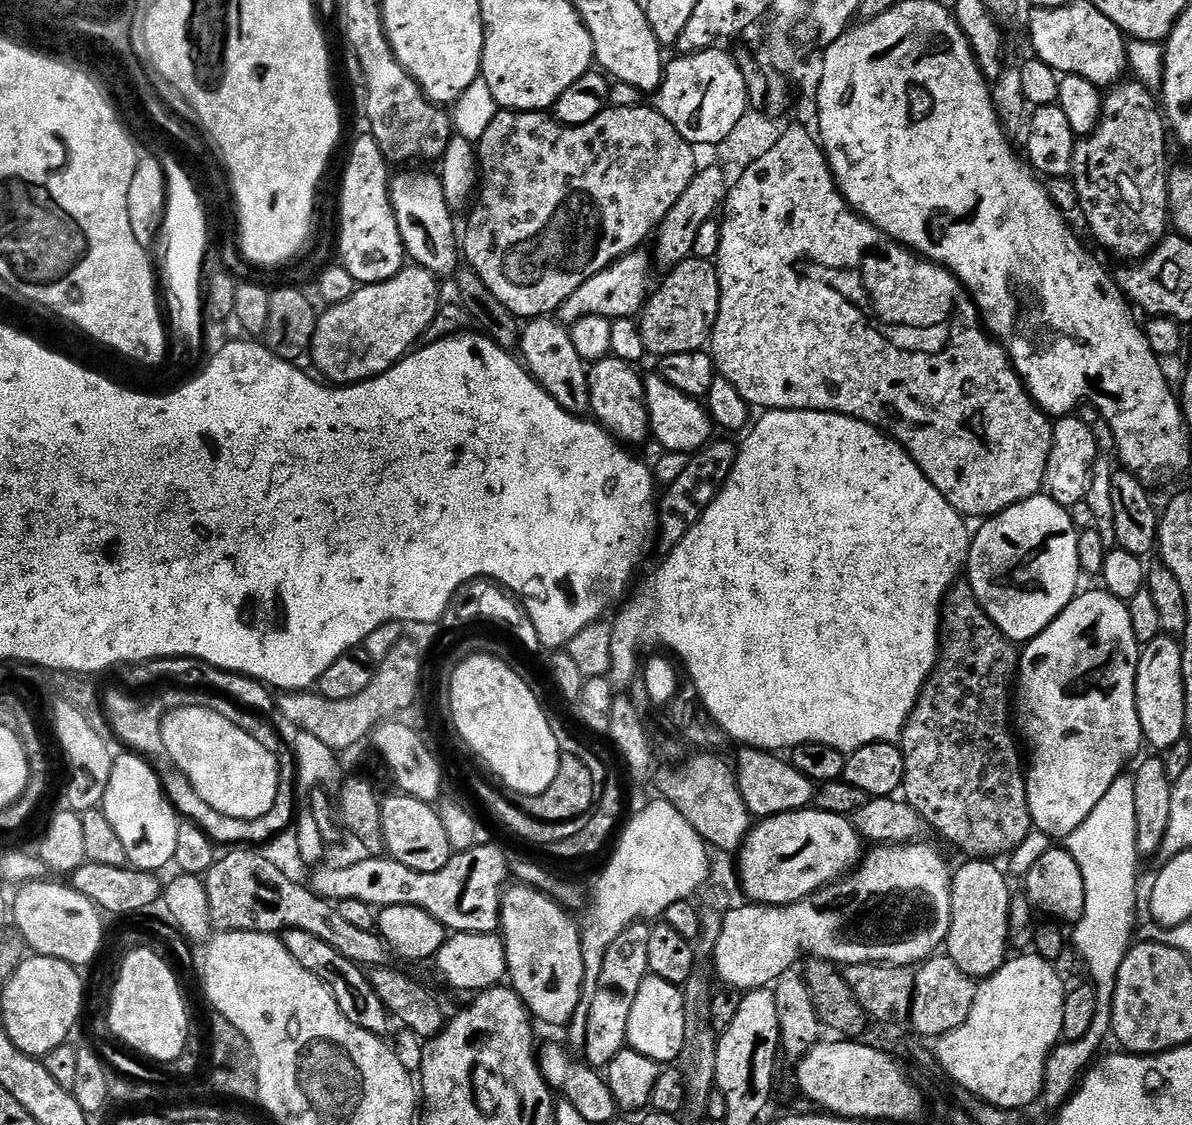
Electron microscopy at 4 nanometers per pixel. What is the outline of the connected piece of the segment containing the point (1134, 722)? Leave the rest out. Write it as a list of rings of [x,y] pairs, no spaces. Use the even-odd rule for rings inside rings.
[[[1103,590],[1081,591],[1068,603],[1064,612],[1058,614],[1058,618],[1054,622],[1050,622],[1050,626],[1046,626],[1046,630],[1042,630],[1042,634],[1038,634],[1033,640],[1029,640],[1023,645],[1018,656],[1018,683],[1014,688],[1014,724],[1018,729],[1019,739],[1023,743],[1024,740],[1028,743],[1028,752],[1032,755],[1032,765],[1029,763],[1026,768],[1026,779],[1028,781],[1028,805],[1037,833],[1045,832],[1048,836],[1060,836],[1060,838],[1067,838],[1070,834],[1074,834],[1074,830],[1078,830],[1078,826],[1082,826],[1082,822],[1086,822],[1086,818],[1090,818],[1094,806],[1098,806],[1098,802],[1102,802],[1102,798],[1106,798],[1106,790],[1110,790],[1110,786],[1114,786],[1114,782],[1119,776],[1125,775],[1127,768],[1124,767],[1128,763],[1131,765],[1141,755],[1141,753],[1139,754],[1140,744],[1145,743],[1145,738],[1136,705],[1136,675],[1138,674],[1141,651],[1142,645],[1136,640],[1134,628],[1131,626],[1128,604]]]

